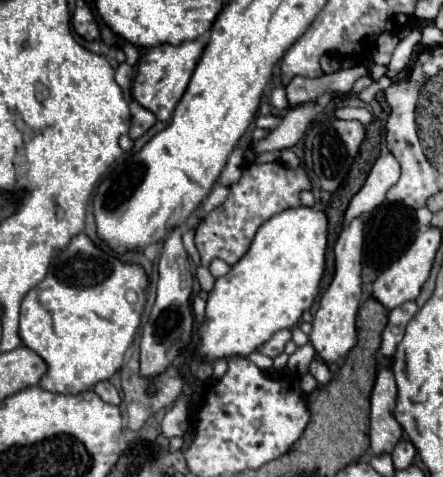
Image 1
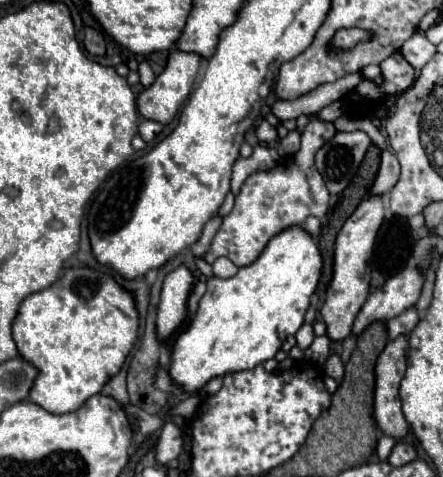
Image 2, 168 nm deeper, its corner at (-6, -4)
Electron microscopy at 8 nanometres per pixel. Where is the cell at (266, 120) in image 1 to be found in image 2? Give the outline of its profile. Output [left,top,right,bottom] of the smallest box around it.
[256,120,278,142]

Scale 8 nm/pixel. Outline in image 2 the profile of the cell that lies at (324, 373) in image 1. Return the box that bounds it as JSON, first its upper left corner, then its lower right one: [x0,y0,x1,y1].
[324,354,344,382]

